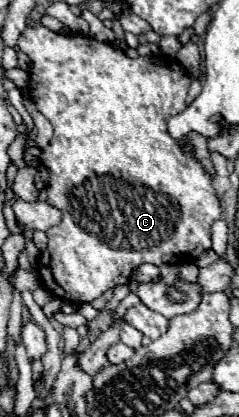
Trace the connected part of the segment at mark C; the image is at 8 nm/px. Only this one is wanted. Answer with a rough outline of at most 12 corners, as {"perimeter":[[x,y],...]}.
{"perimeter":[[26,28],[46,290],[196,260],[222,216],[166,128],[188,72]]}

